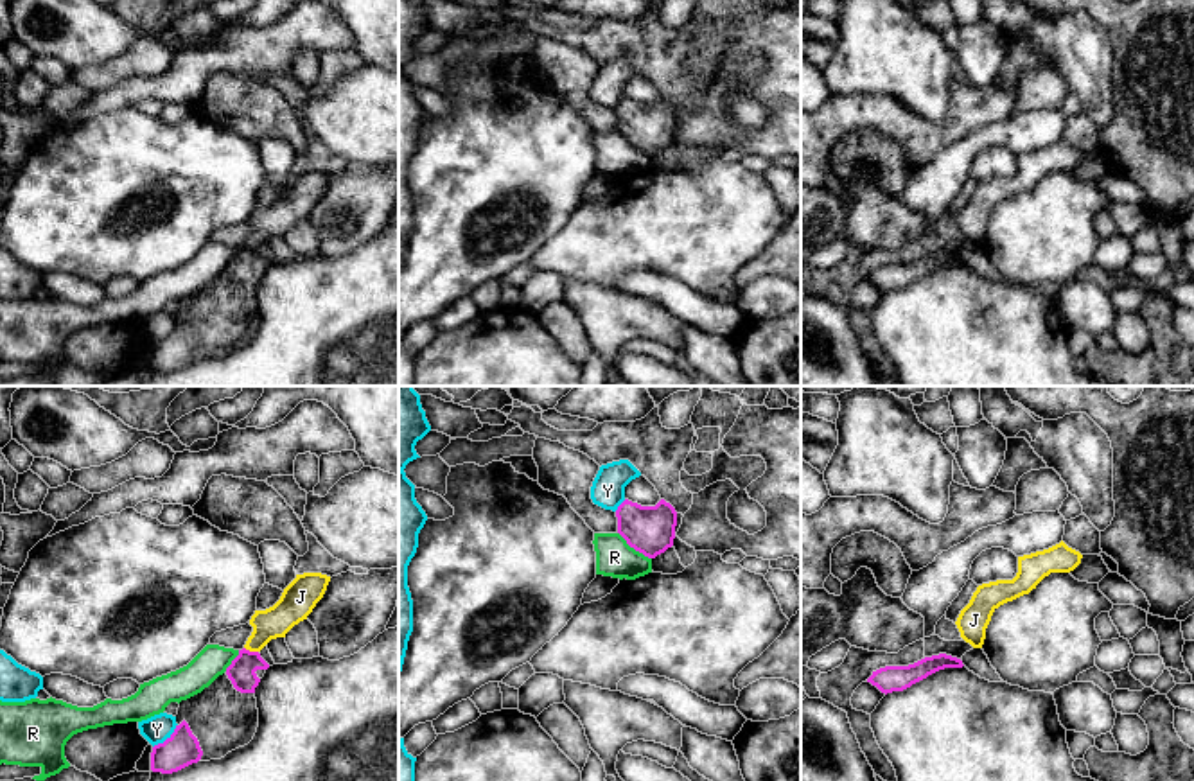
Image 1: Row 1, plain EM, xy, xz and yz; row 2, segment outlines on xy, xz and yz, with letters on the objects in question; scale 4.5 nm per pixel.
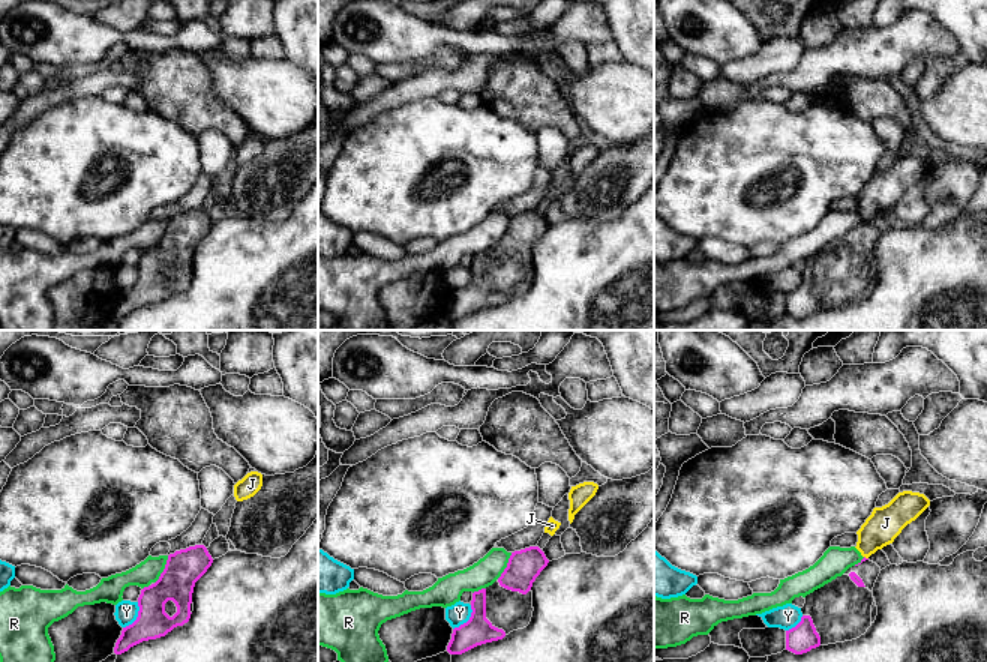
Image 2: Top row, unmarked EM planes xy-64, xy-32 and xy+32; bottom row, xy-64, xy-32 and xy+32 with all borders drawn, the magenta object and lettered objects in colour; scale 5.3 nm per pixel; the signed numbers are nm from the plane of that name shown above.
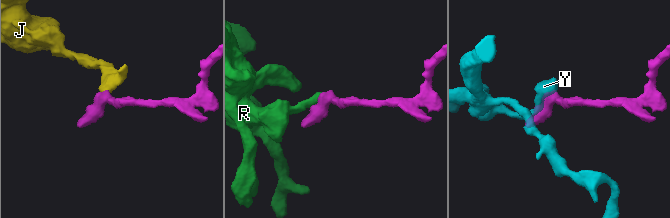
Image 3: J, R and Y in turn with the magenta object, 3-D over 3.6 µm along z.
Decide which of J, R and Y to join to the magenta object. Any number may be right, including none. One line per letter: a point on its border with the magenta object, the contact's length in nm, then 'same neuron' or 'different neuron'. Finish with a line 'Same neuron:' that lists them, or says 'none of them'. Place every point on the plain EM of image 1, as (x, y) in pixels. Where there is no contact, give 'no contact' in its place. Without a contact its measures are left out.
J: xy (252, 250) | 70 nm | different neuron
R: xz (634, 146) | 200 nm | different neuron
Y: xy (167, 336) | 160 nm | different neuron
Same neuron: none of them

